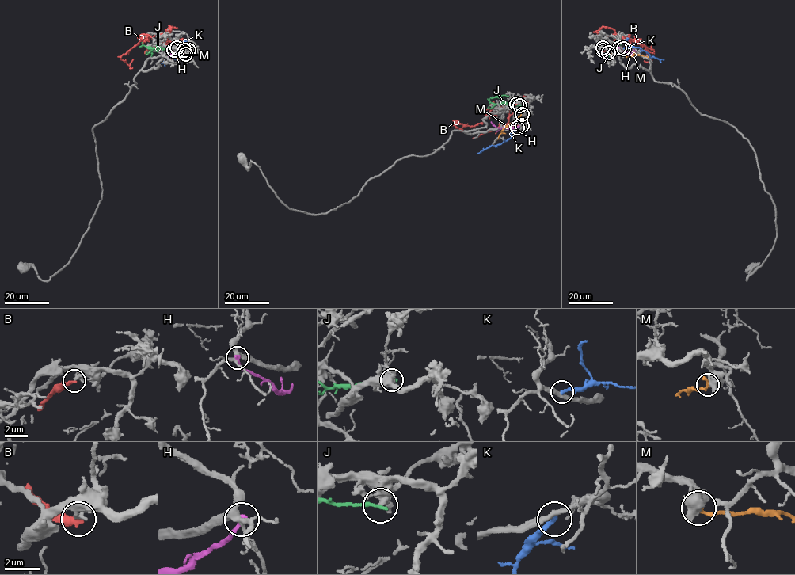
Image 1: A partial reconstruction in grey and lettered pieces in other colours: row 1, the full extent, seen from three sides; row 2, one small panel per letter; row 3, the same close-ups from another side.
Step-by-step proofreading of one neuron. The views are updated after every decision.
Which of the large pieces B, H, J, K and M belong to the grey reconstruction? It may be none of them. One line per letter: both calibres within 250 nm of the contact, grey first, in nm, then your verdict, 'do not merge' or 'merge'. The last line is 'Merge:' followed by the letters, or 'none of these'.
B: 280 nm thick on the grey side, 360 nm on the other; do not merge
H: 340 nm thick on the grey side, 260 nm on the other; do not merge
J: 320 nm thick on the grey side, 240 nm on the other; do not merge
K: 320 nm thick on the grey side, 260 nm on the other; do not merge
M: 700 nm thick on the grey side, 280 nm on the other; do not merge
Merge: none of these

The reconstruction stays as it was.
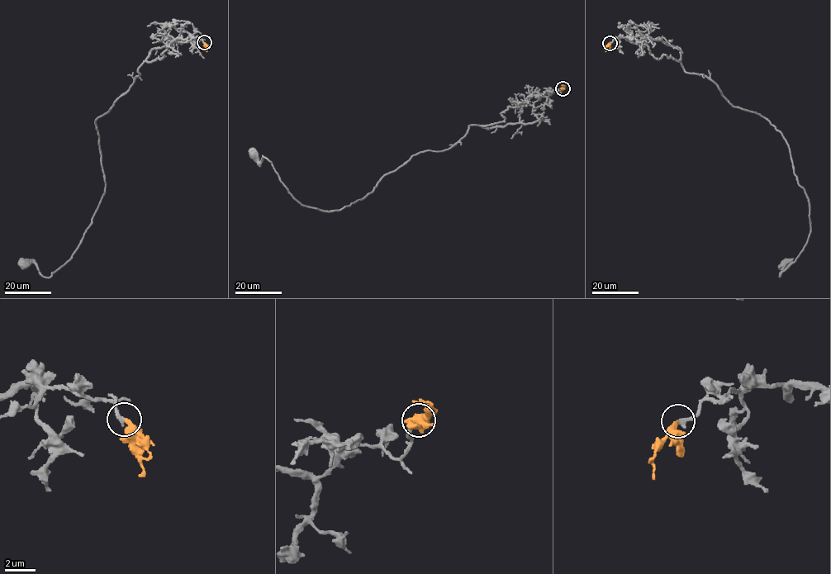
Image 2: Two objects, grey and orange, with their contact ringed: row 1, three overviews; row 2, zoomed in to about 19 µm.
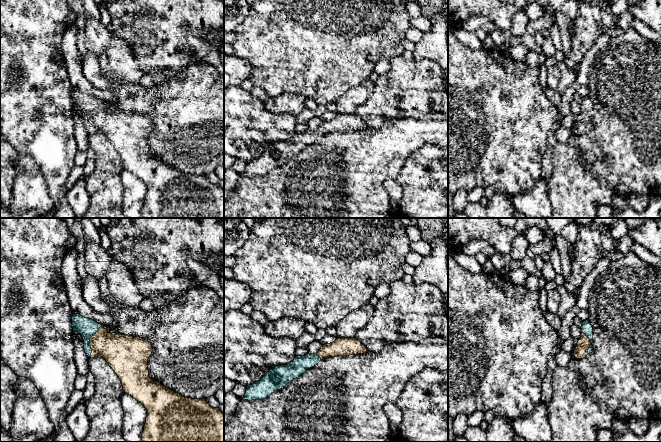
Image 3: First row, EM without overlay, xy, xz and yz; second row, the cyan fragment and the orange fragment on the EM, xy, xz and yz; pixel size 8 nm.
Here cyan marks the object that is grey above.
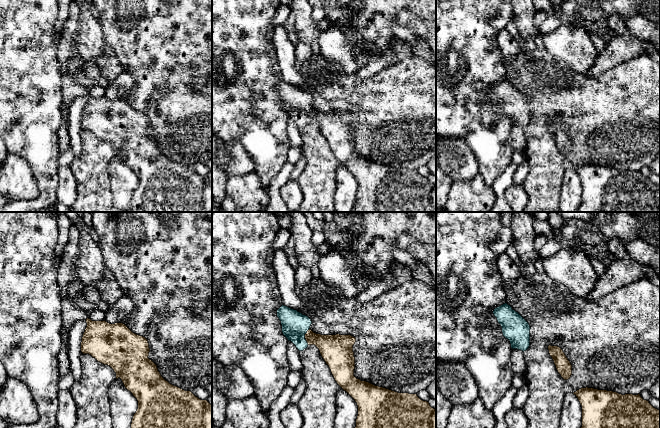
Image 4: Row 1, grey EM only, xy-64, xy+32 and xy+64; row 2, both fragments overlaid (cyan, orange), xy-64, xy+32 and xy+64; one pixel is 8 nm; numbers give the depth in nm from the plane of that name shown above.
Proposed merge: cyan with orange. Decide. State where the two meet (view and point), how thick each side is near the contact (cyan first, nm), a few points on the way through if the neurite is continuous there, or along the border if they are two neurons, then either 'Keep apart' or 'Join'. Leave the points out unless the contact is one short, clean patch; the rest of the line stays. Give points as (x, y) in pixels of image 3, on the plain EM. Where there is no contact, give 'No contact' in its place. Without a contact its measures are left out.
Touches cyan at xy (89, 116). Thickness 150 nm (cyan) against 260 nm. Path across: xy (86, 103), (89, 106), (89, 116), (97, 116), (118, 126). Join

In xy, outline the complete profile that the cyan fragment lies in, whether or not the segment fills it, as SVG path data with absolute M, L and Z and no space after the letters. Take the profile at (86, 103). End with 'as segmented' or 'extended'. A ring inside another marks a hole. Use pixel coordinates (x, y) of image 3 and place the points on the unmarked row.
M73 89L73 109L79 108L84 116L84 126L90 134L103 133L119 153L125 169L131 171L147 186L146 198L142 209L142 218L224 218L224 189L210 182L206 175L184 173L149 153L148 135L153 125L151 119L140 113L109 109L106 102L94 96Z | extended

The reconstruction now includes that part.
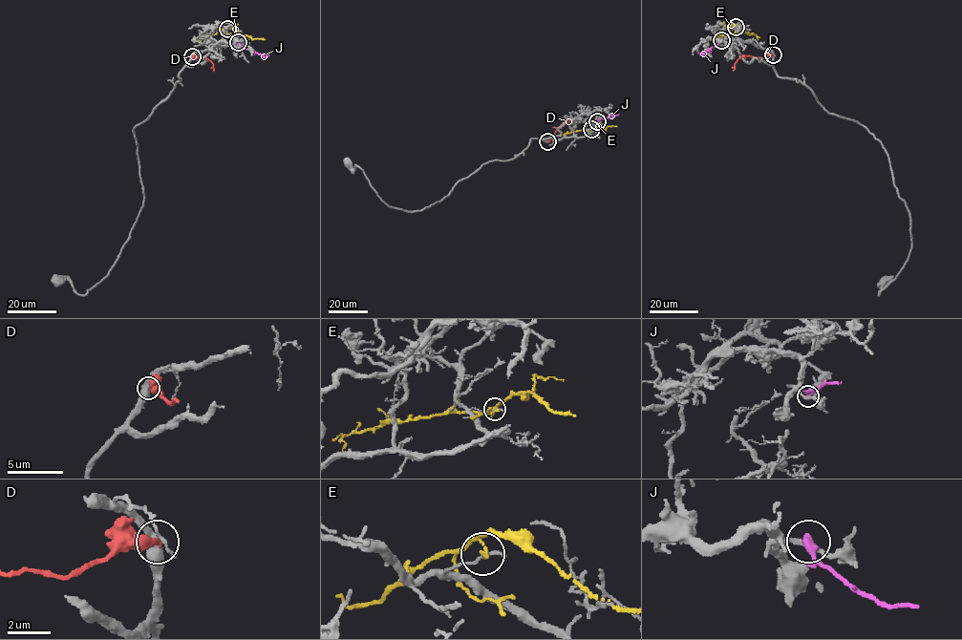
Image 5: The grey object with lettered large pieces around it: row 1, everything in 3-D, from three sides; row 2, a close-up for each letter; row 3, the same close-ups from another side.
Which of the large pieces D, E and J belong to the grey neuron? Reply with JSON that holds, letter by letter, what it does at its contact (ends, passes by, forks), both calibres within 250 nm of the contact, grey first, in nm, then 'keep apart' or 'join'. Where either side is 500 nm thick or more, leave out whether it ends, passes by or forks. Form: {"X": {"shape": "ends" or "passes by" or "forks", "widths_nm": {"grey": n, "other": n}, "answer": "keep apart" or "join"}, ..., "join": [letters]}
{"D": {"shape": "ends", "widths_nm": {"grey": 480, "other": 360}, "answer": "keep apart"}, "E": {"shape": "ends", "widths_nm": {"grey": 140, "other": 160}, "answer": "keep apart"}, "J": {"shape": "ends", "widths_nm": {"grey": 190, "other": 400}, "answer": "keep apart"}, "join": []}

